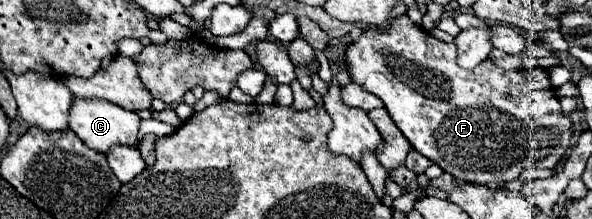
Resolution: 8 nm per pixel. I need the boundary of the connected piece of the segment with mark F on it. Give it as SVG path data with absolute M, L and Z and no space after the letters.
M398 16L384 30L366 30L358 42L350 44L346 50L352 80L382 98L384 108L408 142L446 174L470 184L500 190L506 182L516 180L522 170L556 168L572 146L572 130L570 122L562 116L548 72L540 66L532 70L504 70L490 58L474 70L464 70L458 68L456 56L458 48L454 48L454 42L446 44L436 40L422 26L412 24L408 16Z

